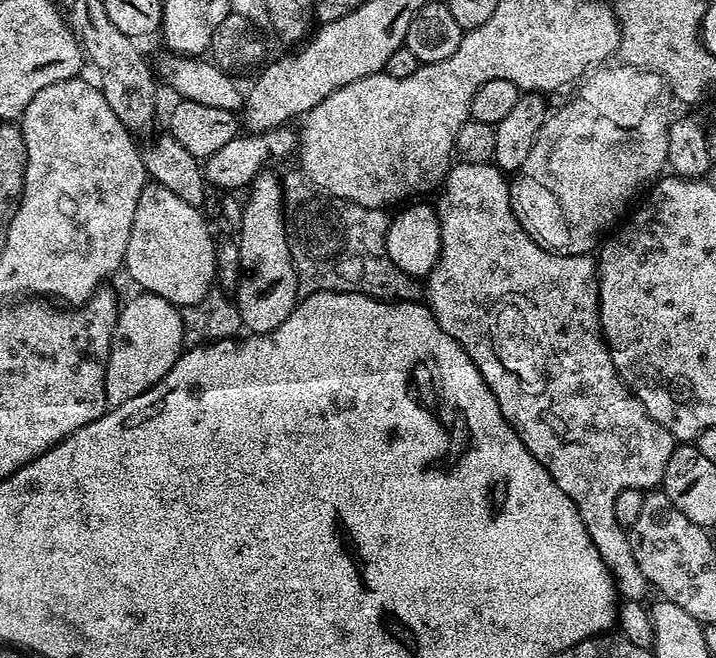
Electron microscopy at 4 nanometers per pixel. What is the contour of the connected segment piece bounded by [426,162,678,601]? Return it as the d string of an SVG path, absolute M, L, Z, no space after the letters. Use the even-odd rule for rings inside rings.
M453 163L448 170L448 175L444 178L440 194L440 204L438 203L440 257L426 277L428 307L431 308L438 326L442 326L442 330L446 330L446 334L450 334L450 338L458 341L466 350L466 354L470 354L470 358L474 362L474 366L478 366L486 386L490 386L506 422L510 422L510 426L516 431L518 438L522 438L526 450L530 450L530 454L534 454L534 458L538 458L538 462L542 462L542 466L546 466L550 478L554 478L554 482L558 482L558 486L564 491L566 498L570 498L570 502L574 502L578 514L582 514L582 522L590 534L590 542L594 542L598 554L602 554L602 562L606 562L608 572L616 584L617 593L624 600L647 601L650 585L646 574L642 574L642 570L638 570L638 562L634 562L634 550L630 550L626 529L620 525L618 518L614 518L614 502L617 500L618 494L622 494L622 490L631 488L652 490L663 485L666 462L670 462L670 454L676 449L678 441L668 433L666 426L658 426L658 422L654 422L654 418L650 418L650 414L646 414L646 406L642 406L642 402L638 402L638 398L624 385L624 379L620 377L610 358L608 344L600 329L600 277L597 261L591 255L563 256L538 246L538 242L534 242L534 238L530 238L530 234L526 234L526 230L518 222L516 212L512 208L512 189L509 177L501 172L495 163L482 165Z

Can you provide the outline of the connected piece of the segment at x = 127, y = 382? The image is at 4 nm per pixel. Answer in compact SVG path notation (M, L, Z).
M153 292L136 295L140 296L121 307L106 362L106 398L112 406L130 402L130 398L138 398L138 394L146 394L146 390L162 382L186 348L181 309Z

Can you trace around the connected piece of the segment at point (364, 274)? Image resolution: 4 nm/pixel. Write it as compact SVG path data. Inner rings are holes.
M293 170L283 177L284 225L288 227L290 254L296 267L296 281L300 284L301 297L313 296L316 292L361 292L364 296L375 296L385 302L412 302L421 295L417 281L403 272L386 250L389 213L382 208L363 208L349 200L329 196L308 183L307 176Z

